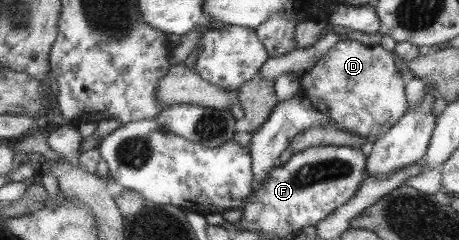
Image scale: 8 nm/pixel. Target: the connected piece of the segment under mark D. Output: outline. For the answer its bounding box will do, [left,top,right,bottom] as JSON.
[299,38,409,140]

